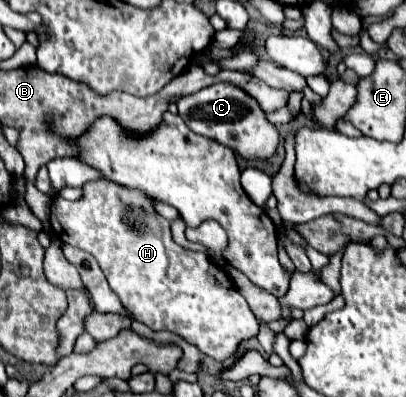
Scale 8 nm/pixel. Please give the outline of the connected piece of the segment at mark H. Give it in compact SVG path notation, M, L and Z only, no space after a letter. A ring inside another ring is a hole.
M105 178L87 182L83 186L83 196L79 200L75 202L63 198L53 200L49 222L53 232L59 234L61 242L79 246L81 250L95 256L111 290L119 296L121 304L131 312L133 320L147 324L151 330L175 332L183 336L187 342L199 346L201 352L209 354L215 360L225 360L237 350L237 346L243 340L257 336L259 320L251 312L245 298L237 294L229 276L221 272L221 268L213 264L207 254L191 252L175 244L171 238L169 220L165 220L163 228L161 216L155 212L153 206L153 198L149 198L143 190L127 188Z

